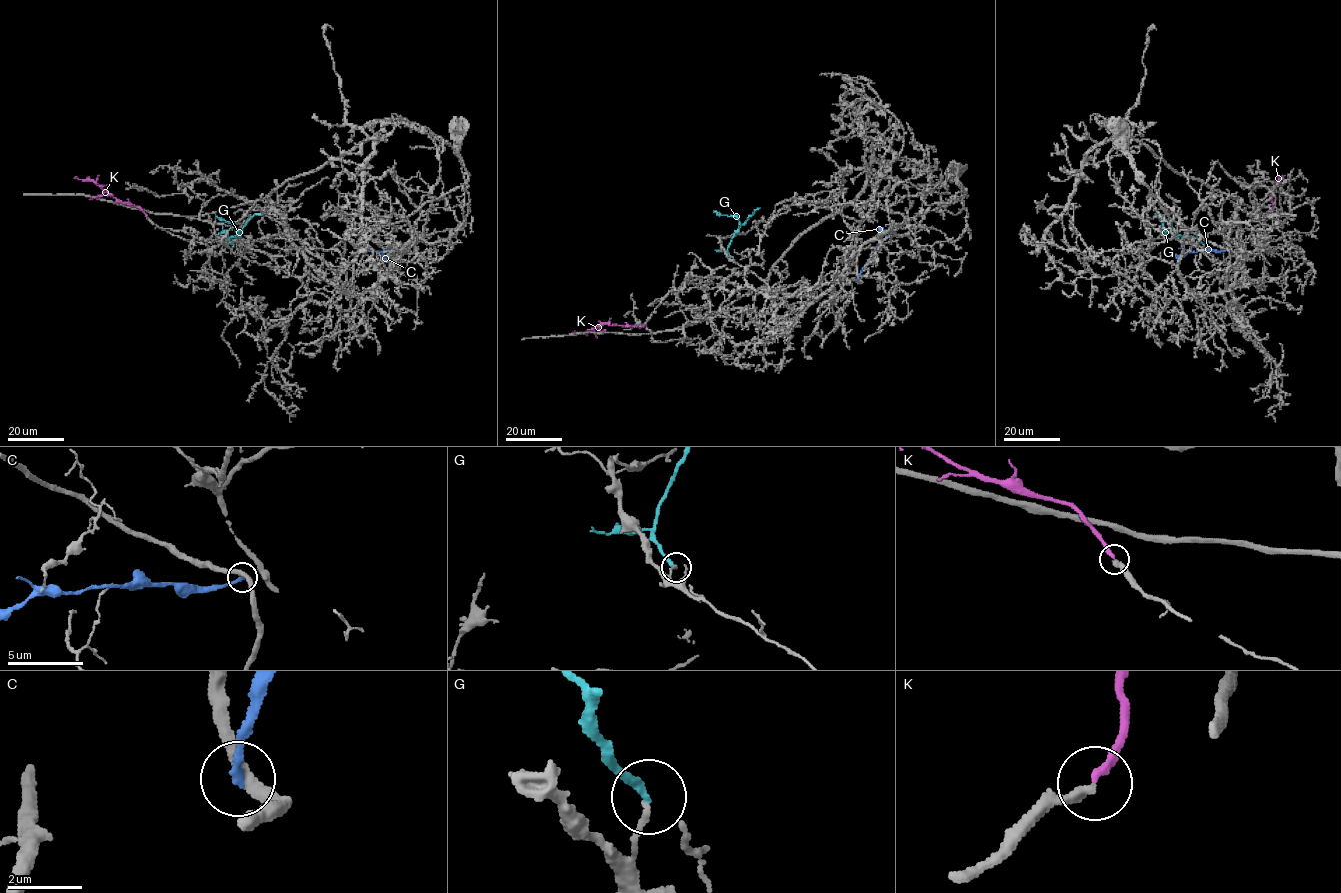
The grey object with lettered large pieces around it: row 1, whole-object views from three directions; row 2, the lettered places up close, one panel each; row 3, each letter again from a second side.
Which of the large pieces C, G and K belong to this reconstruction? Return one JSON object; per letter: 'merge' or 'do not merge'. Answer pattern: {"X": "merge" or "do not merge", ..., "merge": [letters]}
{"C": "do not merge", "G": "do not merge", "K": "merge", "merge": ["K"]}

